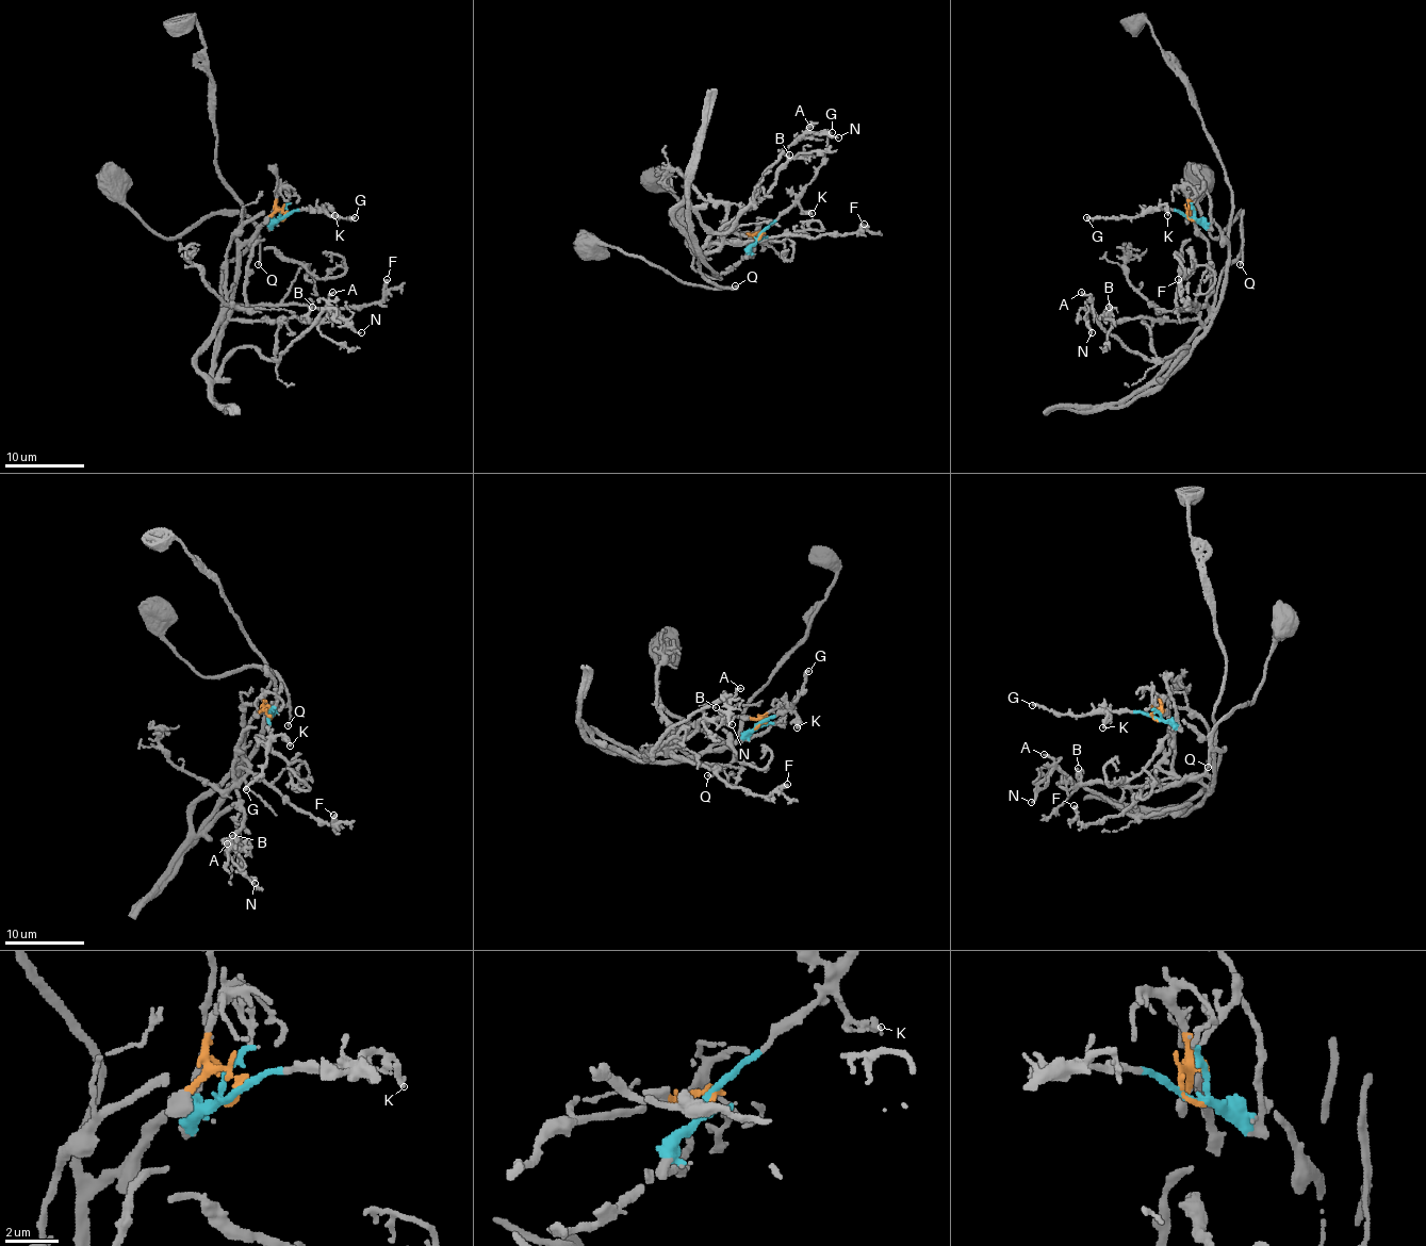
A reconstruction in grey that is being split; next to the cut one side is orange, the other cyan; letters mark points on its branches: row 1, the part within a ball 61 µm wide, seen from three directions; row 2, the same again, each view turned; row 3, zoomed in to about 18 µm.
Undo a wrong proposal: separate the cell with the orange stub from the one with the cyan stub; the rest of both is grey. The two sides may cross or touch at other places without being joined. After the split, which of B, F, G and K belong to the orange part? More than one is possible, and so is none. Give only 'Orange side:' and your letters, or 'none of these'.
Orange side: none of these

